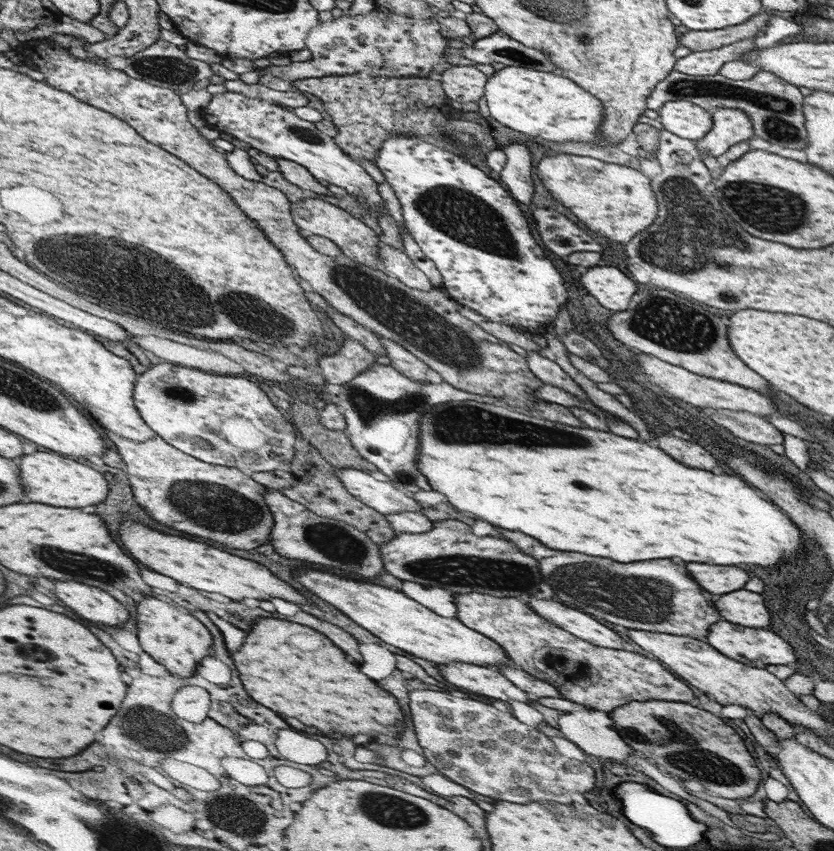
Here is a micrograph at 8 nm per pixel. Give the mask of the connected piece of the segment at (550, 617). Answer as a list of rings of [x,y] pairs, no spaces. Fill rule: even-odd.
[[[531,596],[527,602],[530,609],[537,612],[542,618],[586,642],[596,646],[648,655],[648,652],[634,641],[626,642],[622,636],[619,636],[600,620],[582,611],[565,606],[556,598],[547,600]]]

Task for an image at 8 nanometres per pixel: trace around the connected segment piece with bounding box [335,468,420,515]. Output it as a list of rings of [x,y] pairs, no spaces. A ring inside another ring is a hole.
[[[354,468],[335,470],[344,488],[354,497],[383,515],[399,512],[420,512],[418,501],[398,491],[392,483],[374,479],[366,471]]]

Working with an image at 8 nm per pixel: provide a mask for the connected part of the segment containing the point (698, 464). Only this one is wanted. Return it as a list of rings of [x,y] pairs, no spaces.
[[[659,434],[658,448],[662,448],[674,460],[678,460],[686,466],[694,466],[694,468],[702,468],[702,470],[710,470],[710,472],[714,472],[714,468],[718,466],[718,460],[710,452],[706,452],[702,446],[692,444],[690,441],[672,436],[672,434]]]

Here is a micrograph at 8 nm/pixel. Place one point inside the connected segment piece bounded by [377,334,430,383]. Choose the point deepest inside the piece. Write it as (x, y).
(403, 361)

